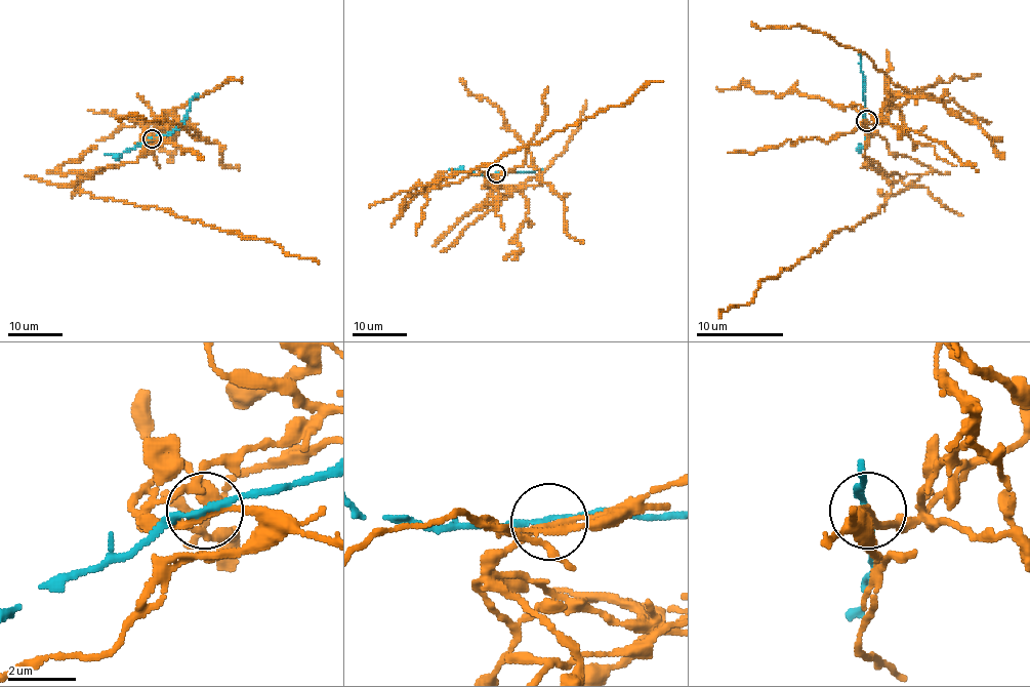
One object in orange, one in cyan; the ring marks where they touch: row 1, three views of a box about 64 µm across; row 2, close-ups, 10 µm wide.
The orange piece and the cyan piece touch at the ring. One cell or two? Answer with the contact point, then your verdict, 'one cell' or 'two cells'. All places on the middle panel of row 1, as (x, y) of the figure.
place (496, 173); two cells

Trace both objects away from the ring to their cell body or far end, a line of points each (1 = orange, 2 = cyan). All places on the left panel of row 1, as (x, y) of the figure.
1: (152, 138), (160, 140), (135, 161), (82, 176), (81, 189), (261, 238), (319, 263)
2: (152, 138), (171, 134), (184, 119), (189, 102), (197, 94)

